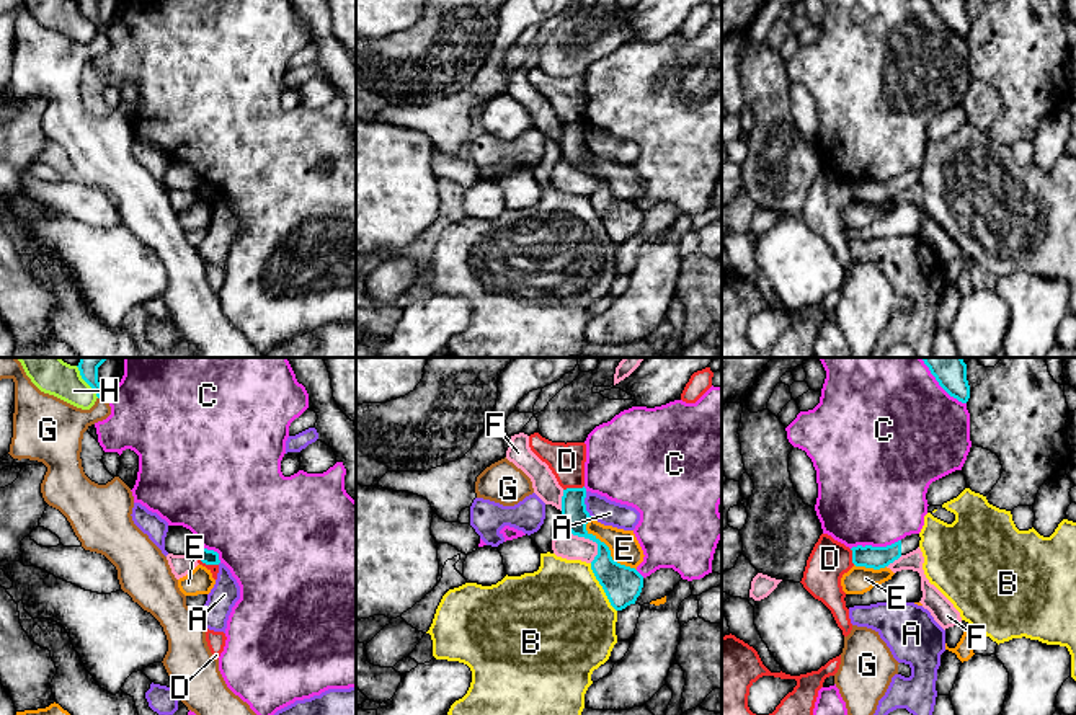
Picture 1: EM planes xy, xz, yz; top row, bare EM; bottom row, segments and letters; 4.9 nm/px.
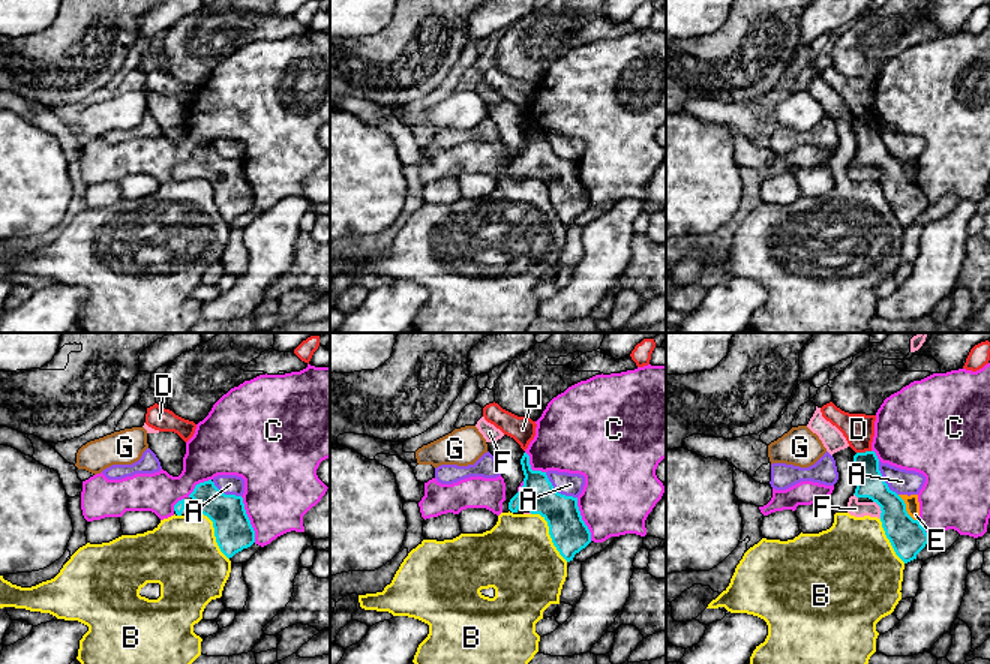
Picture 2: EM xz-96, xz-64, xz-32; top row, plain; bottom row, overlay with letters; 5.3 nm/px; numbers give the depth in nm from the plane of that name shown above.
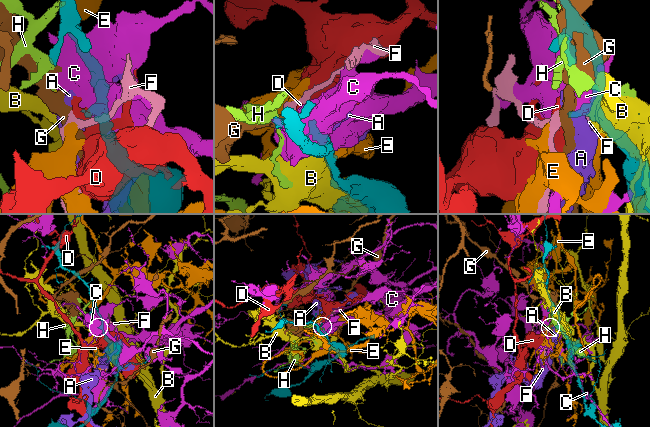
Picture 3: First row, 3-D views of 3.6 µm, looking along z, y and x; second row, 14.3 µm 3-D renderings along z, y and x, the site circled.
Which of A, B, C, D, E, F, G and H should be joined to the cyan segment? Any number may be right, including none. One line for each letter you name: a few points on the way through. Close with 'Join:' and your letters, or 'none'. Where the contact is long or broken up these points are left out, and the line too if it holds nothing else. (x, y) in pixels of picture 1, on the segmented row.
Join: none

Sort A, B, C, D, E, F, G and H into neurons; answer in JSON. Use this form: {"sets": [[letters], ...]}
{"sets": [["A"], ["B"], ["C"], ["D"], ["E", "F"], ["G"], ["H"]]}

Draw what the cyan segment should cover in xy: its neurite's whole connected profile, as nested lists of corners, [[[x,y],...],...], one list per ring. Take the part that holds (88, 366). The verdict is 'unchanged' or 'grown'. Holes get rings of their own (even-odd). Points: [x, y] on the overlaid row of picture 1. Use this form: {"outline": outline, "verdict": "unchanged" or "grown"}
{"outline": [[[80,358],[78,371],[82,379],[96,392],[96,397],[106,397],[106,392],[98,382],[98,367],[106,361],[108,358]]], "verdict": "unchanged"}

